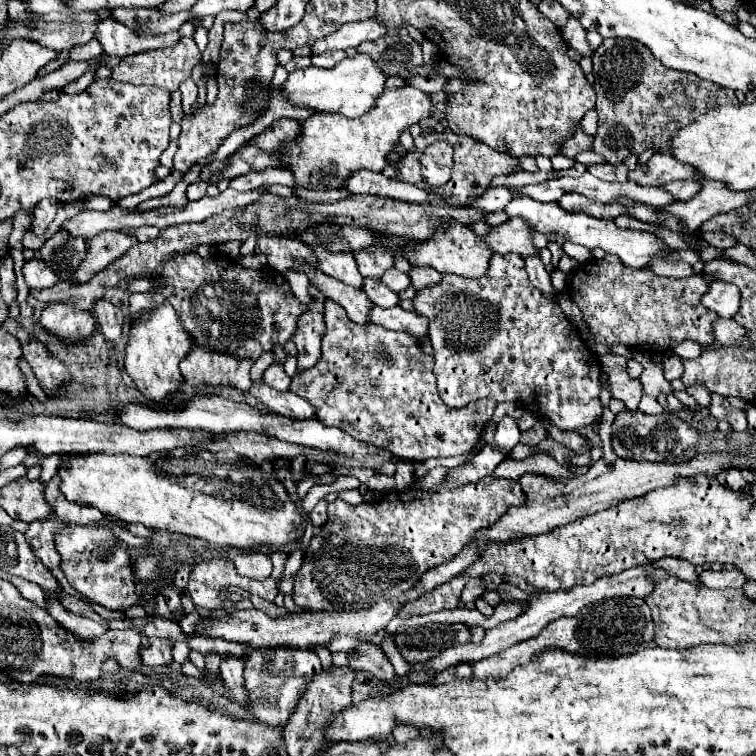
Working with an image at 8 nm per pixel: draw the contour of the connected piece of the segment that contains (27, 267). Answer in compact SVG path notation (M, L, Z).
M26 260L22 266L24 280L28 288L48 288L58 282L58 276L42 260Z

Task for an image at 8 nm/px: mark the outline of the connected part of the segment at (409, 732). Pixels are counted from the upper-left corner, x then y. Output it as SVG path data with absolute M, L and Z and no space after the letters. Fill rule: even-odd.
M400 726L400 728L394 728L392 736L394 736L396 742L404 744L404 742L408 742L408 740L412 740L412 738L418 738L420 732L418 732L416 728L412 728L412 726Z

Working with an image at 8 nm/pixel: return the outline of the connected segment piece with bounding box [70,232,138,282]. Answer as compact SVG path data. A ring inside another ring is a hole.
M100 232L100 236L88 242L88 256L80 262L78 272L70 275L76 282L88 282L96 272L104 270L116 258L120 258L132 244L138 244L138 238L124 232Z

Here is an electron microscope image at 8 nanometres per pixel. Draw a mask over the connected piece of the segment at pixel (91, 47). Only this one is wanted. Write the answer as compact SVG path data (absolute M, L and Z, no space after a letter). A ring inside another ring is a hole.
M90 40L90 44L86 46L76 46L70 50L68 54L68 62L76 62L76 60L92 60L96 56L102 54L102 46L98 40Z

